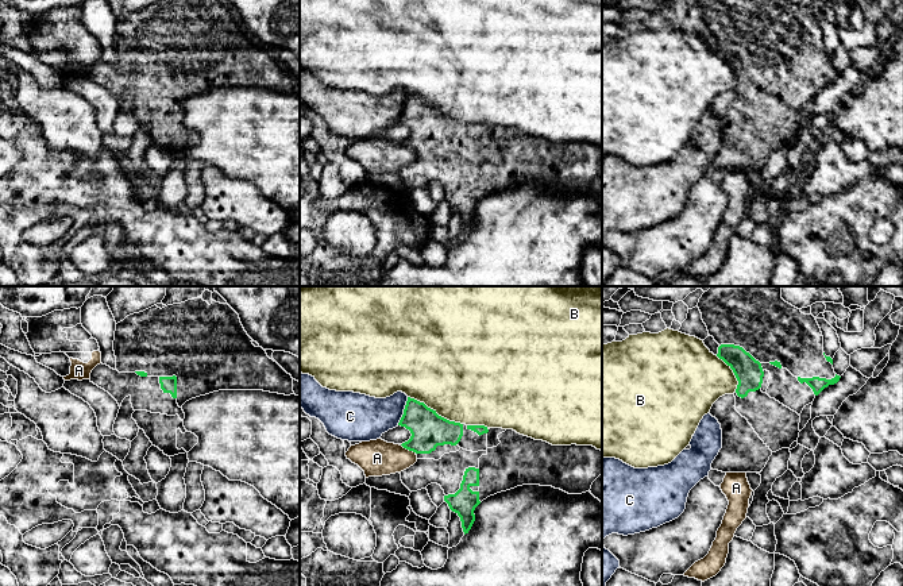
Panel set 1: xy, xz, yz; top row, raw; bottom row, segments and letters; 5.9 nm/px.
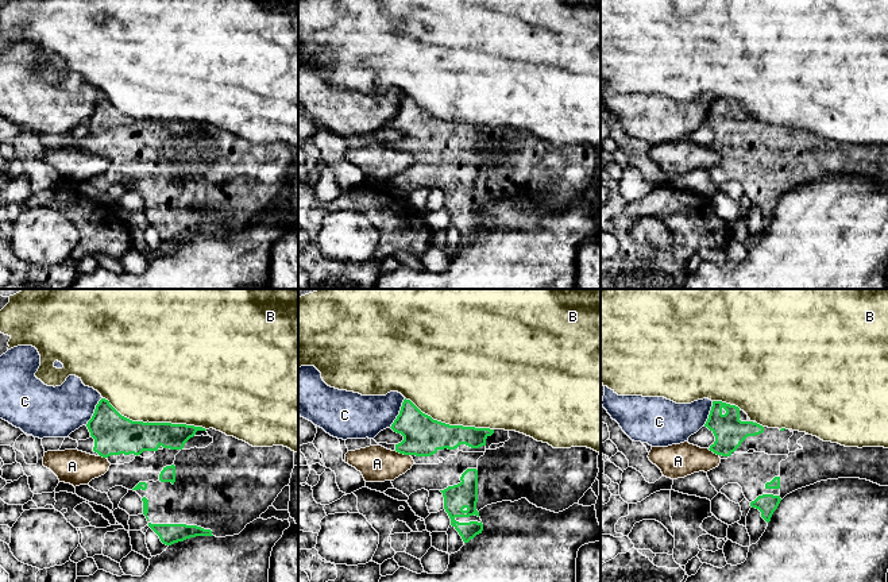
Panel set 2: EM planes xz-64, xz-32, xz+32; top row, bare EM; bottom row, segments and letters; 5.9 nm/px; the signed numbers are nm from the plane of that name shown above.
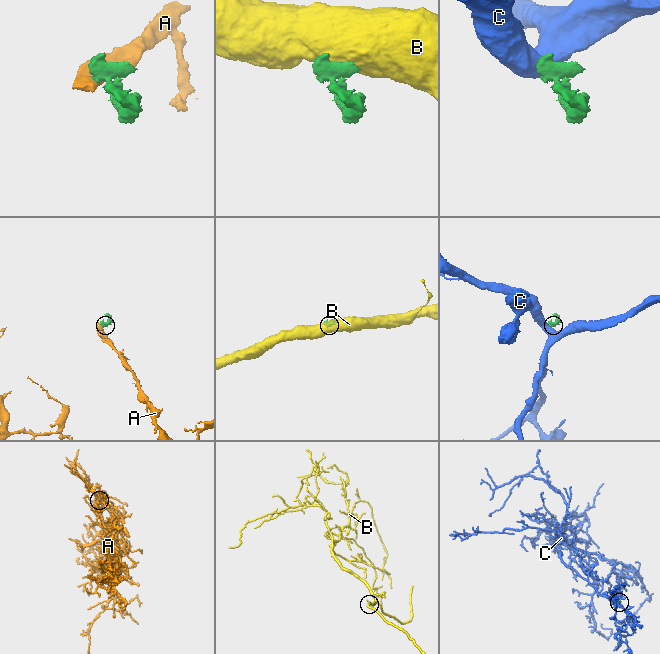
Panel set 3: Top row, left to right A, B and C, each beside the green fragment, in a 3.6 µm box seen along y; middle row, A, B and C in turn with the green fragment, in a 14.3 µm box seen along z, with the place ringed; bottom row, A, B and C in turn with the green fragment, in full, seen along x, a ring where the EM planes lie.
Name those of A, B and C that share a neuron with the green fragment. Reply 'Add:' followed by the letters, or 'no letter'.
Add: no letter

